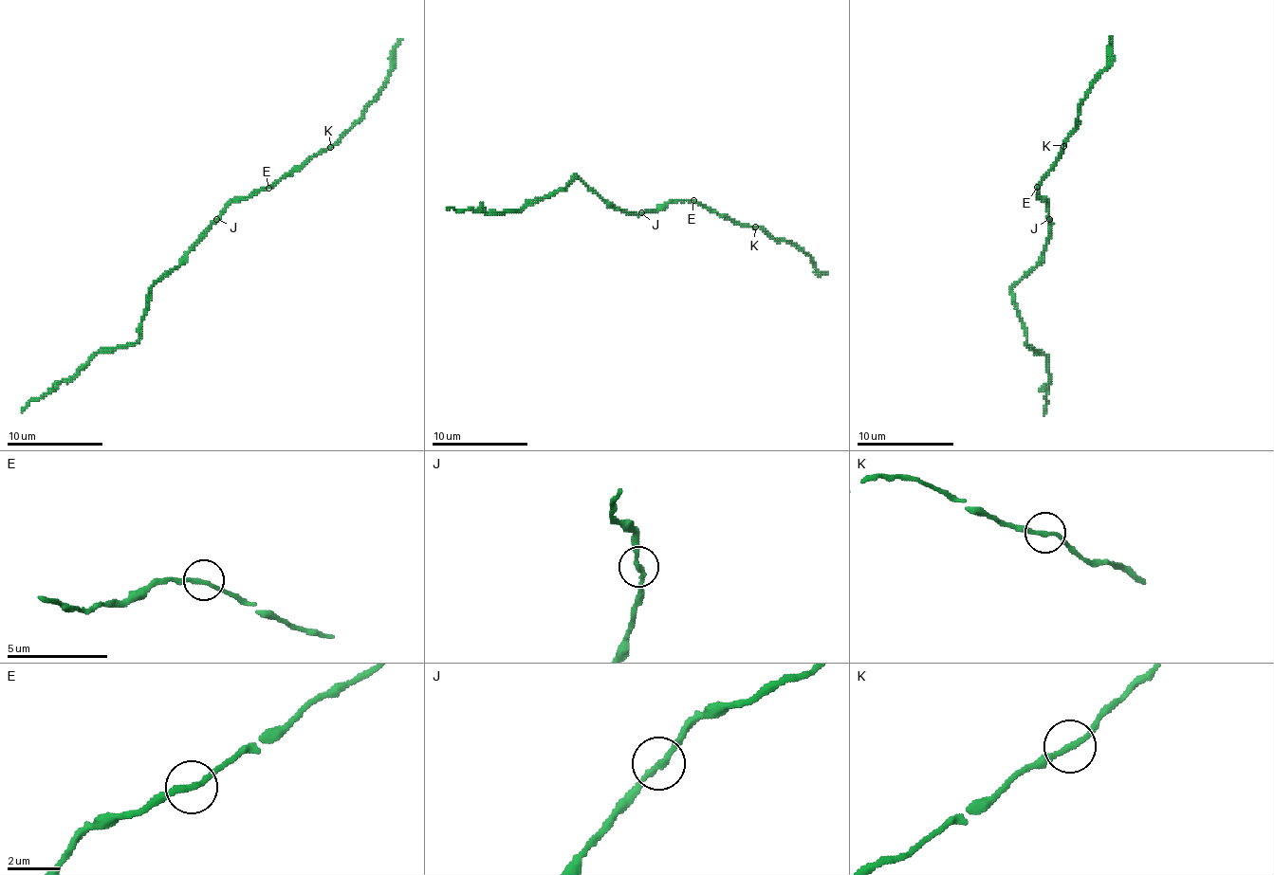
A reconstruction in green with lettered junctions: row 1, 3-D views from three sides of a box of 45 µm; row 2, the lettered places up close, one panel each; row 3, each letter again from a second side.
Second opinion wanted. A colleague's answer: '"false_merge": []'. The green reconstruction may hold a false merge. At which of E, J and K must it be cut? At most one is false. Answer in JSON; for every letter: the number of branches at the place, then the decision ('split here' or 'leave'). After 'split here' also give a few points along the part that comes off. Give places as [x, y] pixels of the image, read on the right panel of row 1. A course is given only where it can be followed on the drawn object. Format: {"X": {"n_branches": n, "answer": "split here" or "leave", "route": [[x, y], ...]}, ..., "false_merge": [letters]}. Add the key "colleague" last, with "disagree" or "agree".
{"E": {"n_branches": 2, "answer": "leave"}, "J": {"n_branches": 2, "answer": "leave"}, "K": {"n_branches": 2, "answer": "leave"}, "false_merge": [], "colleague": "agree"}

